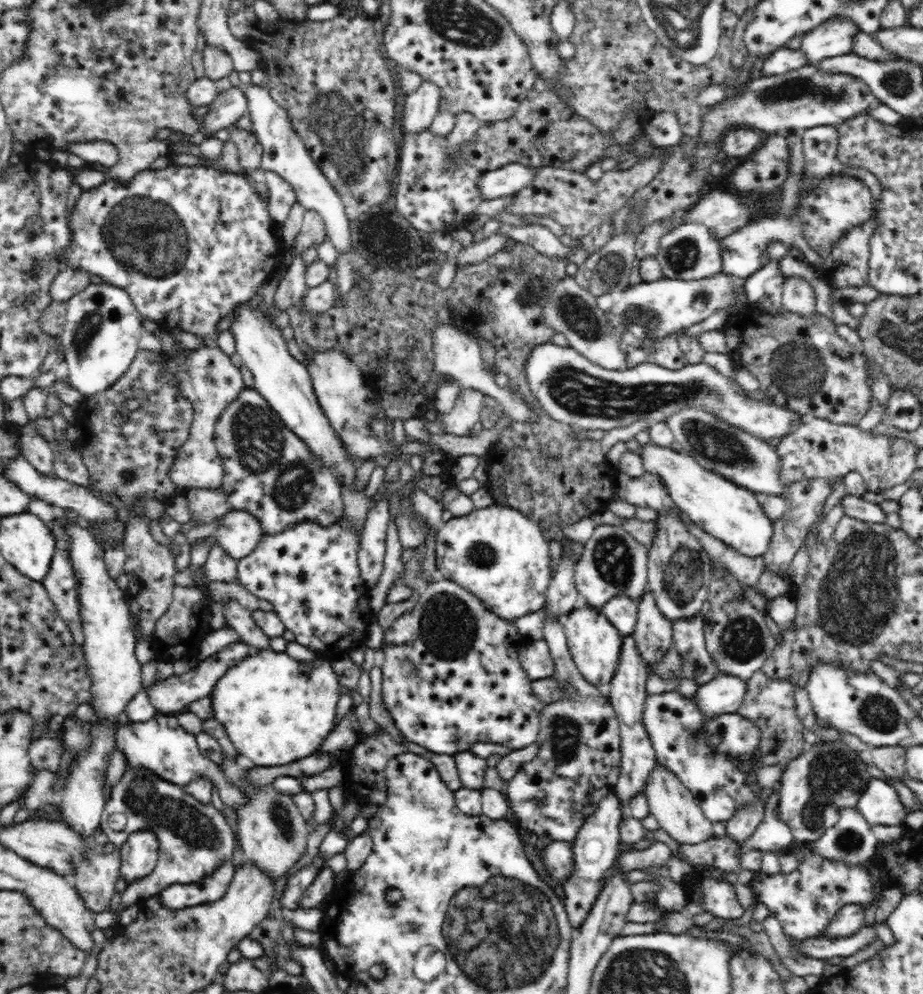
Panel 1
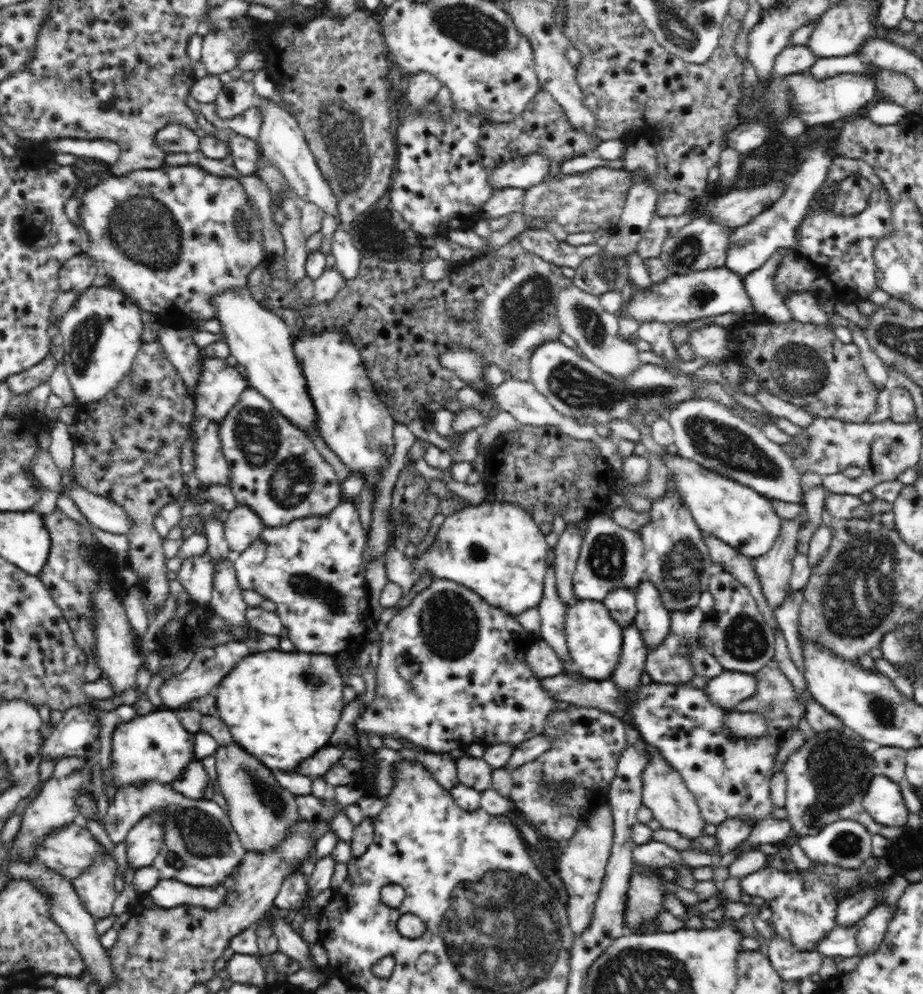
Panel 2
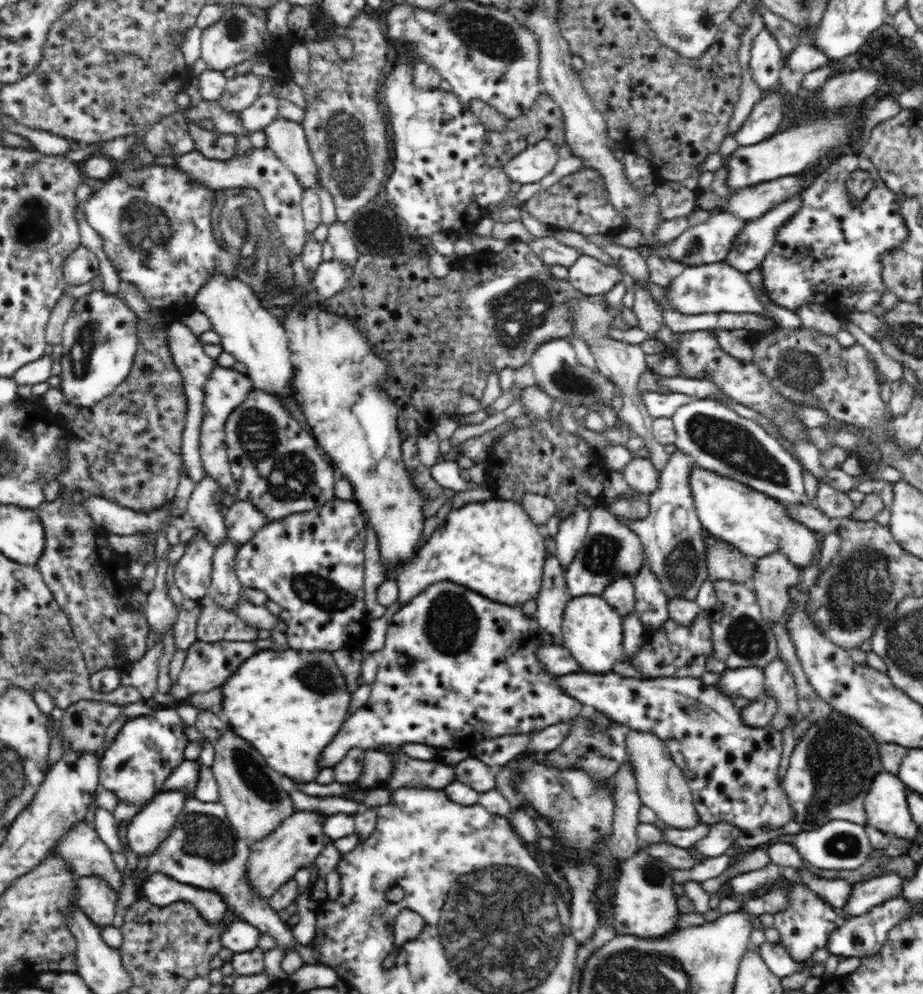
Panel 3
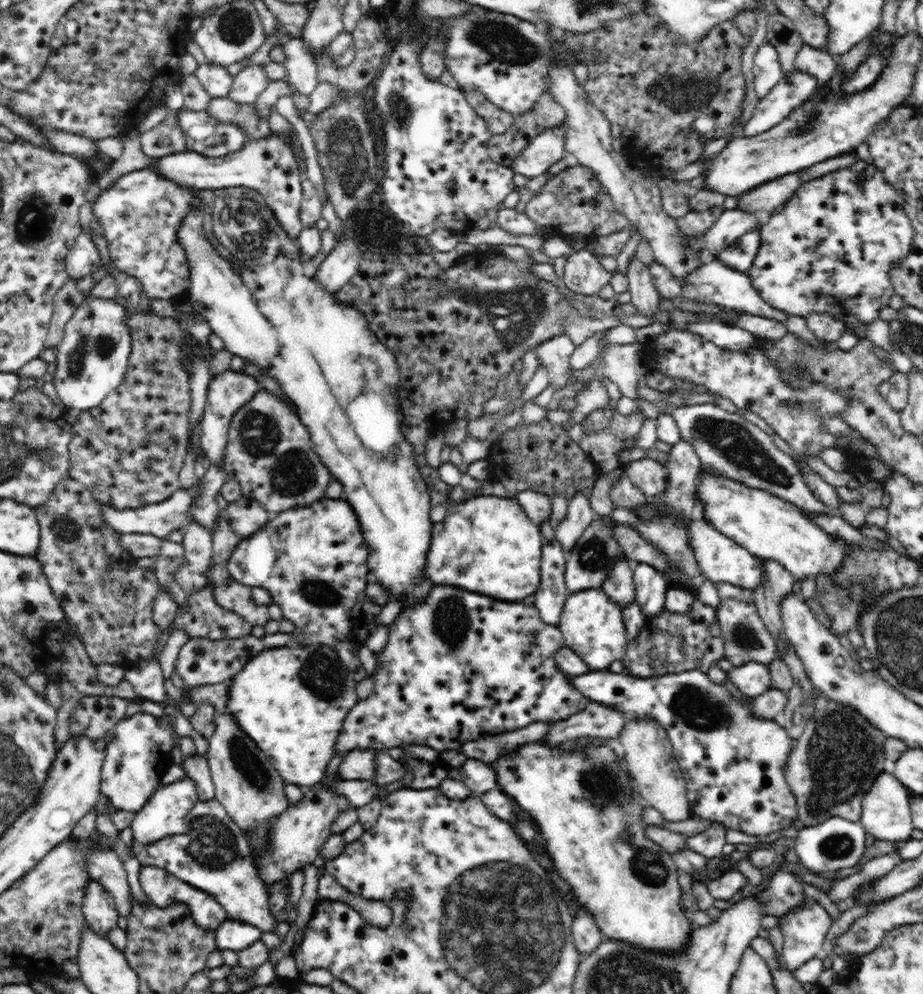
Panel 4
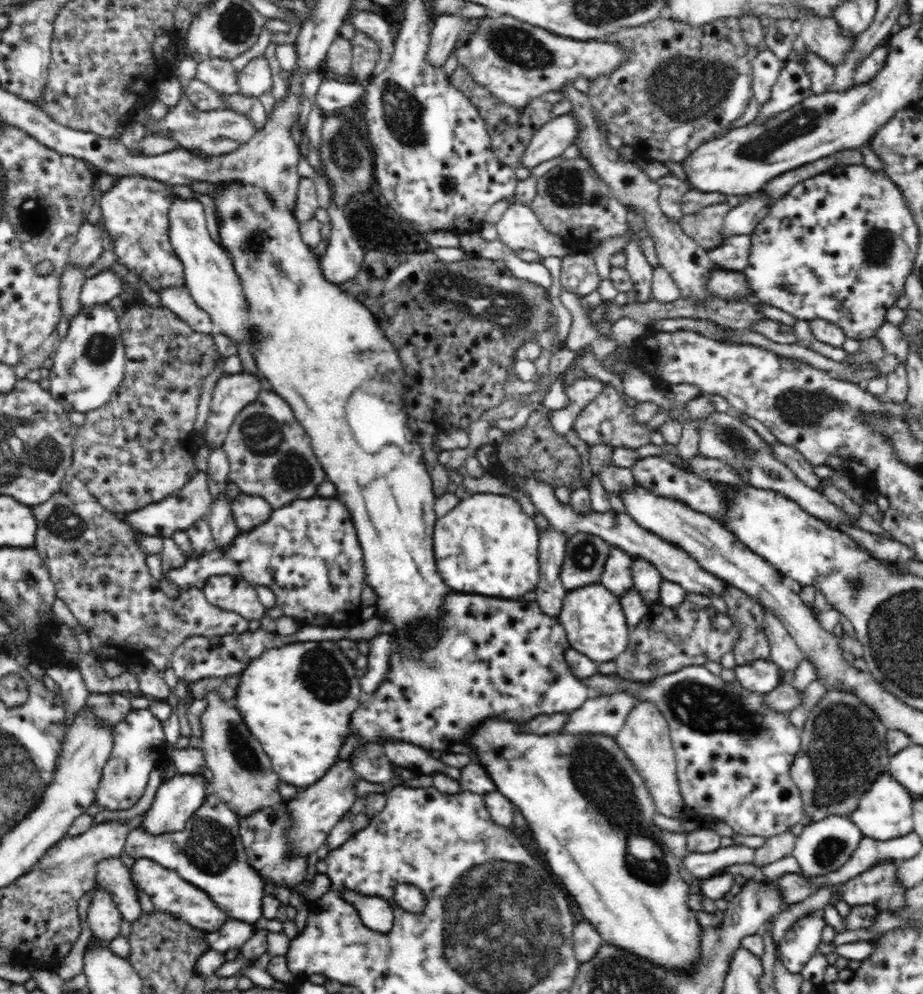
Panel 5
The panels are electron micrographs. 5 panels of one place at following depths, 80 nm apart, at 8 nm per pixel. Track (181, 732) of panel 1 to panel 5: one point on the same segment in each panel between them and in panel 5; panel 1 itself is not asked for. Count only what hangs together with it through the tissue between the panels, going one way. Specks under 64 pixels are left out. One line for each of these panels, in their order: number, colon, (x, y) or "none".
2: (153, 748)
3: (146, 749)
4: (130, 775)
5: (138, 741)

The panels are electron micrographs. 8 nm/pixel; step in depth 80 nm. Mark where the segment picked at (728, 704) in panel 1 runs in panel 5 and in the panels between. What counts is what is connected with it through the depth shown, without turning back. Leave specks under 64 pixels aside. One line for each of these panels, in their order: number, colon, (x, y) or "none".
2: (729, 688)
3: (748, 682)
4: (753, 679)
5: (763, 676)

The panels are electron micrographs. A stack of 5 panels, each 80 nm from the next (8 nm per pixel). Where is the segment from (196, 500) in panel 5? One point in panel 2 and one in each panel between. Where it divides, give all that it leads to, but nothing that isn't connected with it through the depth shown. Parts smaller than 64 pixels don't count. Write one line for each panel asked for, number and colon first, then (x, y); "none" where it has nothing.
2: (104, 513)
3: (113, 518)
4: (161, 518)

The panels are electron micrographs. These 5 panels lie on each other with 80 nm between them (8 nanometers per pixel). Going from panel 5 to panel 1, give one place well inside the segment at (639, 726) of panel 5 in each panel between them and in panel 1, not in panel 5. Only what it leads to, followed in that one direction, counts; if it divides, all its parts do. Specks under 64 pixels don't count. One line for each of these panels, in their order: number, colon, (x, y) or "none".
1: (670, 802)
2: (664, 791)
3: (661, 785)
4: (645, 746)

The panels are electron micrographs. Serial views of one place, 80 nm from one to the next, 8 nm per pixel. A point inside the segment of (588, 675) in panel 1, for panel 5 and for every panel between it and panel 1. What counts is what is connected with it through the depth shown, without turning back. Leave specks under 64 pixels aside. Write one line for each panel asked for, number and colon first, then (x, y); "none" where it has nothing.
2: (594, 638)
3: (592, 630)
4: (593, 626)
5: (601, 633)

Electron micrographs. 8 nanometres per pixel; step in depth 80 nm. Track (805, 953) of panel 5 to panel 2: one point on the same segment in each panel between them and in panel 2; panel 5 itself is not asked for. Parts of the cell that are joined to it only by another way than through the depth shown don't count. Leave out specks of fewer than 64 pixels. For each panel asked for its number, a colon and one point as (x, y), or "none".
2: (804, 903)
3: (804, 925)
4: (804, 928)

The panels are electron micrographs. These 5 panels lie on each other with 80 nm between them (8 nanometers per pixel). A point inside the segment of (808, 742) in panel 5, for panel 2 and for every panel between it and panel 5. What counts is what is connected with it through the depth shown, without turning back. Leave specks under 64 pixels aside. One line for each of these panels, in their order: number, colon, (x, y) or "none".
2: (826, 779)
3: (831, 769)
4: (834, 763)

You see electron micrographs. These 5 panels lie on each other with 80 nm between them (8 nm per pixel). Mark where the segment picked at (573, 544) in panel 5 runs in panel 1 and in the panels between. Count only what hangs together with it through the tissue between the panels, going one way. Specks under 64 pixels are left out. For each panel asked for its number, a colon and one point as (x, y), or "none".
1: (613, 562)
2: (612, 556)
3: (609, 549)
4: (588, 563)

